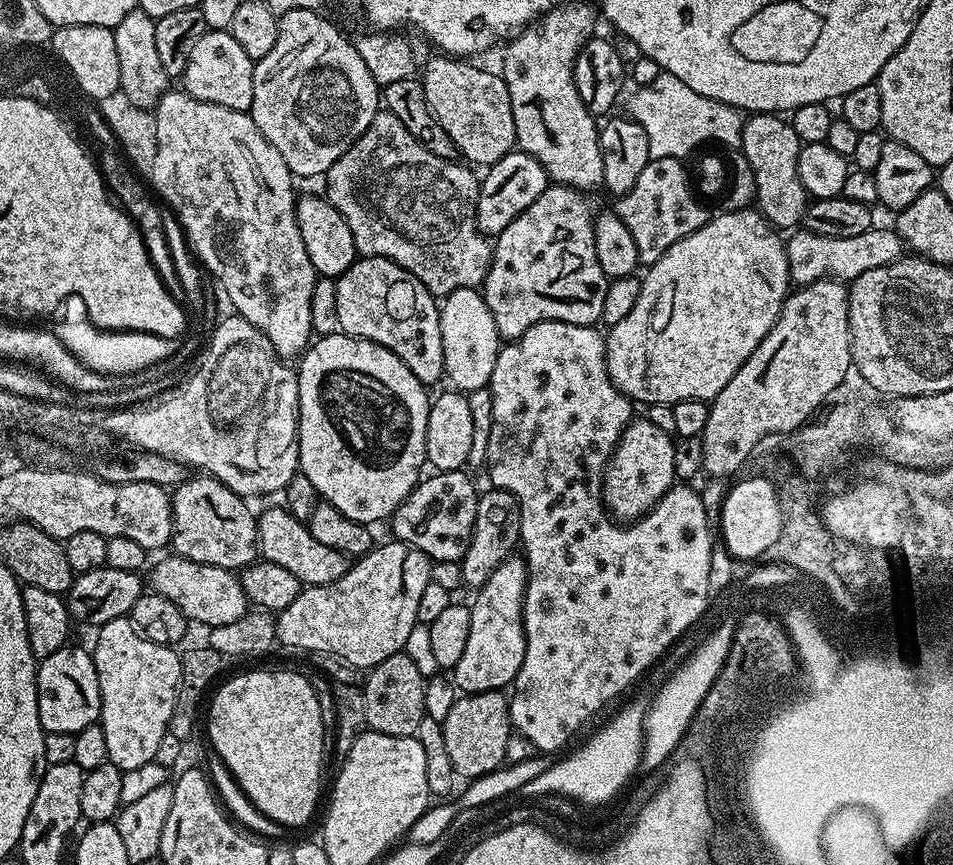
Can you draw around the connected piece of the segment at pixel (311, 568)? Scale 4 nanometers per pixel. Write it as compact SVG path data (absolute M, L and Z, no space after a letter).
M283 506L268 508L264 513L259 513L256 538L259 555L269 564L290 570L290 574L294 574L294 578L298 578L304 586L332 583L342 578L350 567L349 557L318 542L318 538L310 534L307 523L291 516Z

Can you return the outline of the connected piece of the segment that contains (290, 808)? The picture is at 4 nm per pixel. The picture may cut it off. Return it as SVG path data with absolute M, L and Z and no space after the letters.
M244 672L233 680L228 680L220 689L217 687L211 693L212 705L208 708L208 740L214 751L220 755L222 763L228 767L230 775L236 779L238 787L244 791L244 796L265 816L284 828L300 828L312 820L316 812L316 803L320 800L320 775L324 772L326 757L324 754L324 731L322 730L322 710L318 710L318 698L314 694L314 686L310 686L307 675L300 672Z

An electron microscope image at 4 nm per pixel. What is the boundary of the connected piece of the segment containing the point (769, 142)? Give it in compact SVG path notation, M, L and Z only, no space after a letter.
M752 114L745 119L740 148L754 174L755 203L764 219L777 229L795 229L803 221L804 211L810 203L808 192L802 186L802 178L798 178L798 154L801 147L798 134L794 134L787 119L776 114Z

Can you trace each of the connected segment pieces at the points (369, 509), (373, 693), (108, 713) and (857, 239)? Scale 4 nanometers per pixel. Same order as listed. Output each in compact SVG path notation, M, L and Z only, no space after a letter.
M333 331L333 336L324 336L320 341L309 343L306 351L298 360L298 398L300 399L300 466L299 471L310 478L314 486L317 497L321 501L334 505L346 518L350 518L359 524L375 525L375 520L387 521L393 512L398 510L398 506L415 489L422 479L420 467L425 467L426 457L426 418L428 417L428 406L430 403L429 389L422 381L413 374L410 366L398 358L388 348L383 348L380 344L375 344L369 340L363 340L357 336L345 336L343 332Z
M404 651L374 665L362 681L367 727L391 736L415 736L424 714L425 676Z
M123 618L114 621L106 621L105 624L99 625L100 633L98 634L98 648L92 652L92 661L98 670L98 686L100 687L100 719L98 723L102 726L102 730L106 734L106 750L111 764L118 766L121 772L131 774L139 768L144 768L149 763L155 761L158 754L158 746L162 743L164 735L169 733L168 723L172 717L172 711L176 709L176 694L180 687L180 666L182 663L179 655L175 656L173 649L167 644L159 644L158 642L150 642L140 632L140 629L132 623L131 619Z
M874 226L866 234L854 234L854 238L830 238L807 230L796 230L787 237L788 275L796 286L812 284L816 280L850 282L866 270L878 270L878 266L893 264L901 259L902 241L891 227Z

